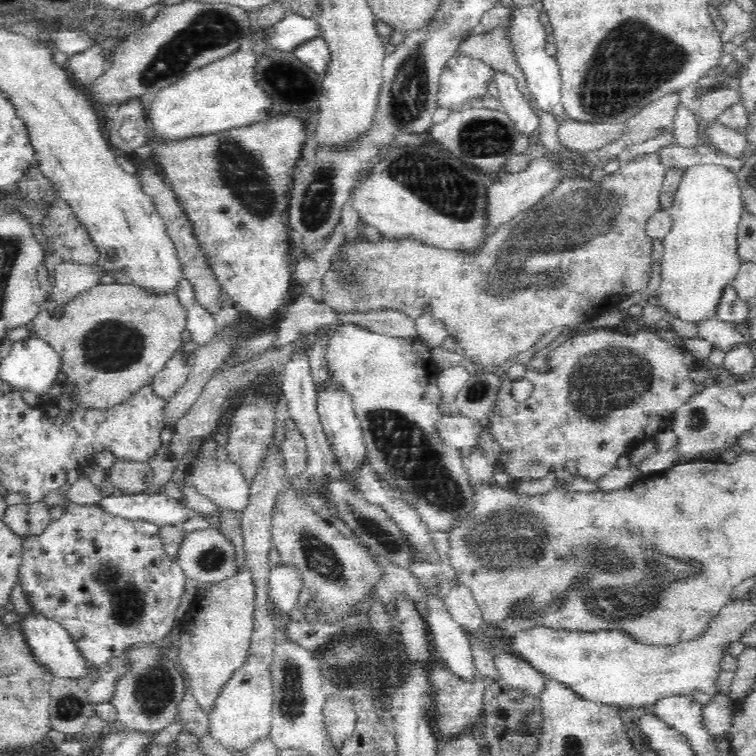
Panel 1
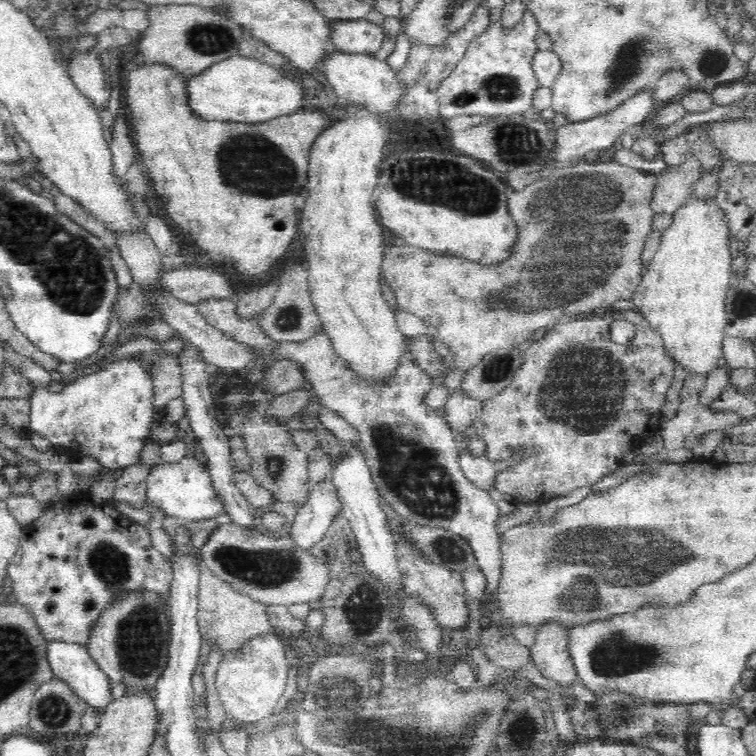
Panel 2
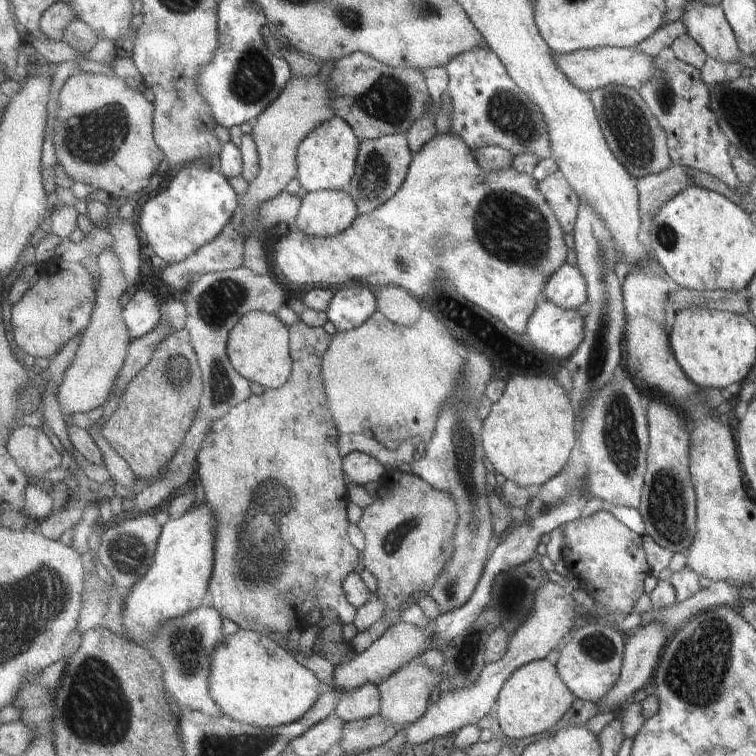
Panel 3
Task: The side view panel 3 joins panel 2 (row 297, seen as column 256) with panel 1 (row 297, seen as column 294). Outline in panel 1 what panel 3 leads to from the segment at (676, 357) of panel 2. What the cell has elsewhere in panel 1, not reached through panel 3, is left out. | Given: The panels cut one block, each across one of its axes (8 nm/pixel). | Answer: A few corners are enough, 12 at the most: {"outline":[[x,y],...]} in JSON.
{"outline":[[692,165],[670,208],[657,304],[717,318],[738,274],[736,172]]}

